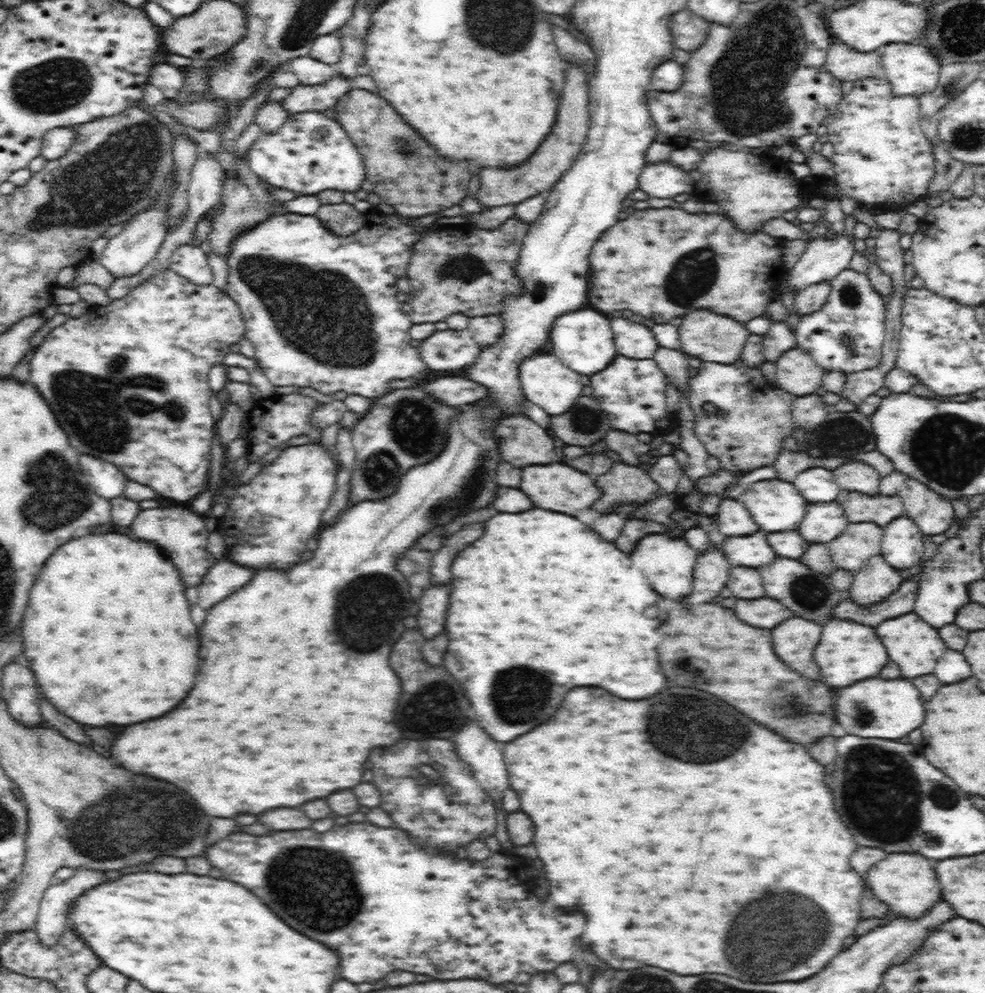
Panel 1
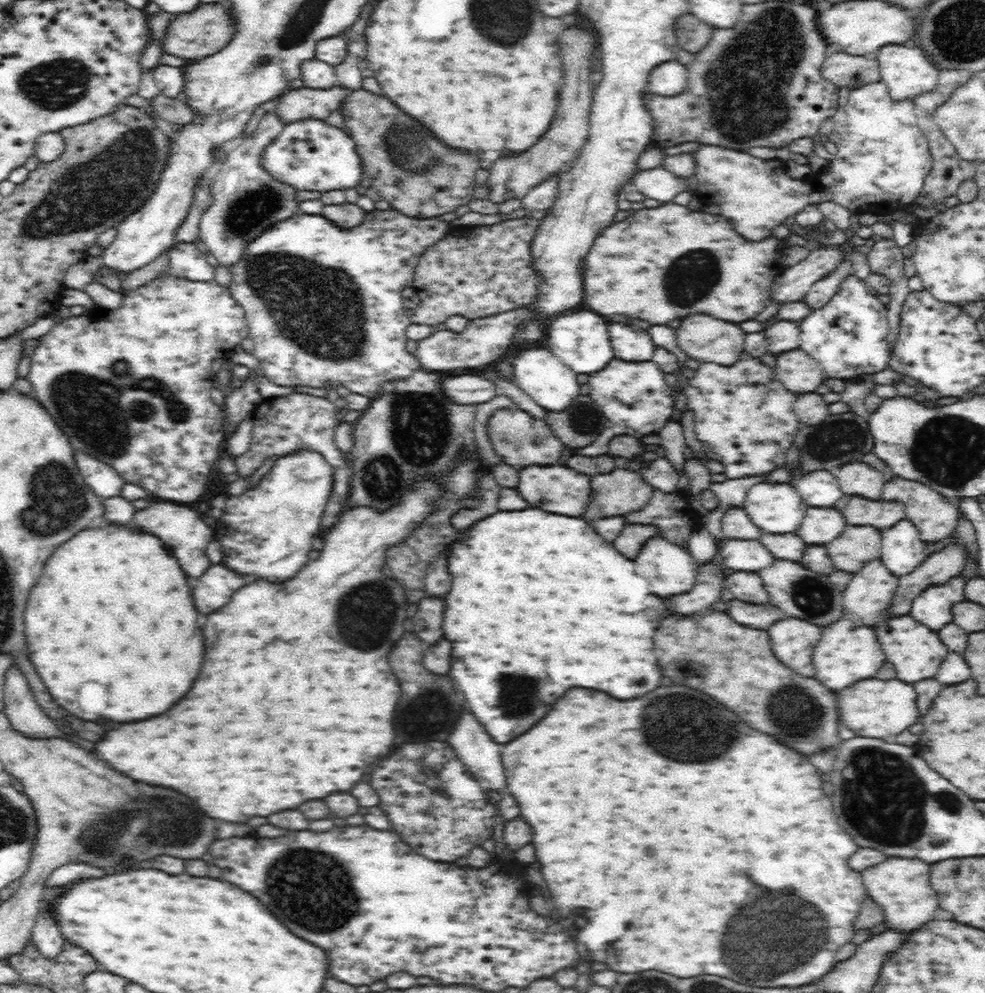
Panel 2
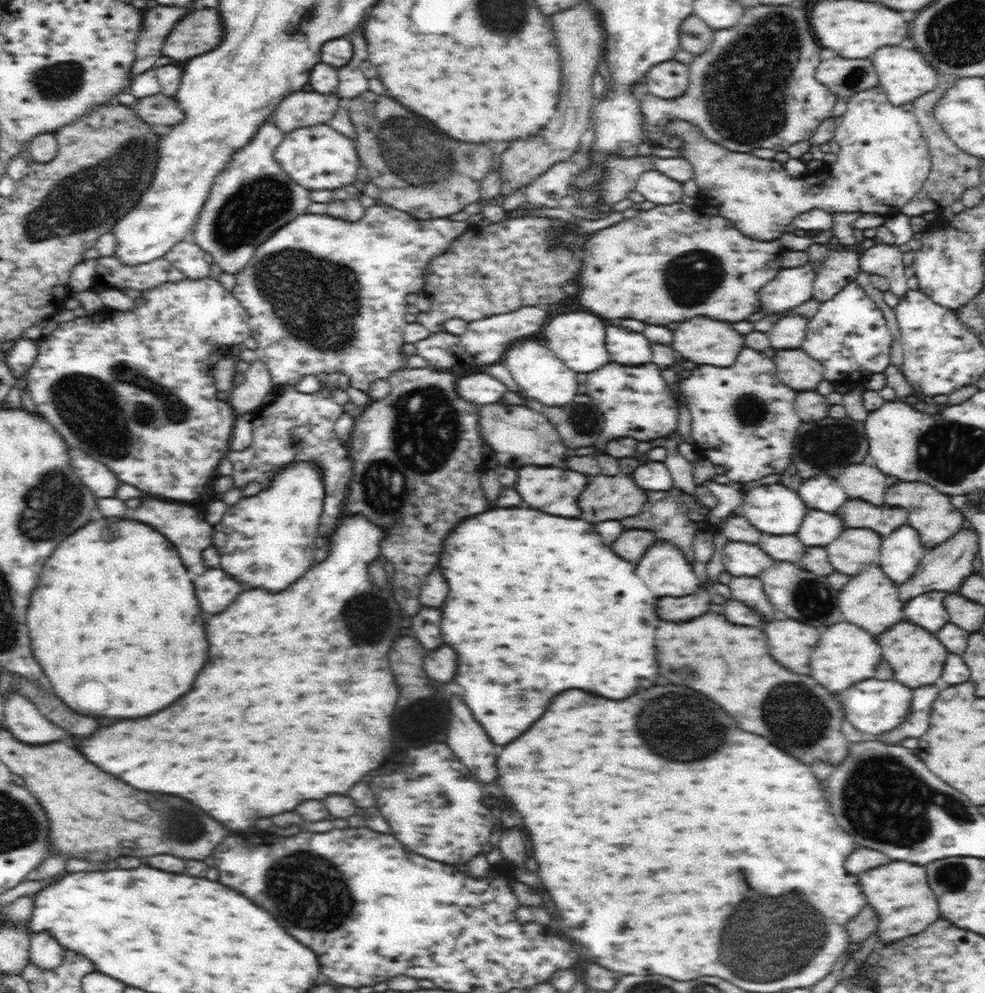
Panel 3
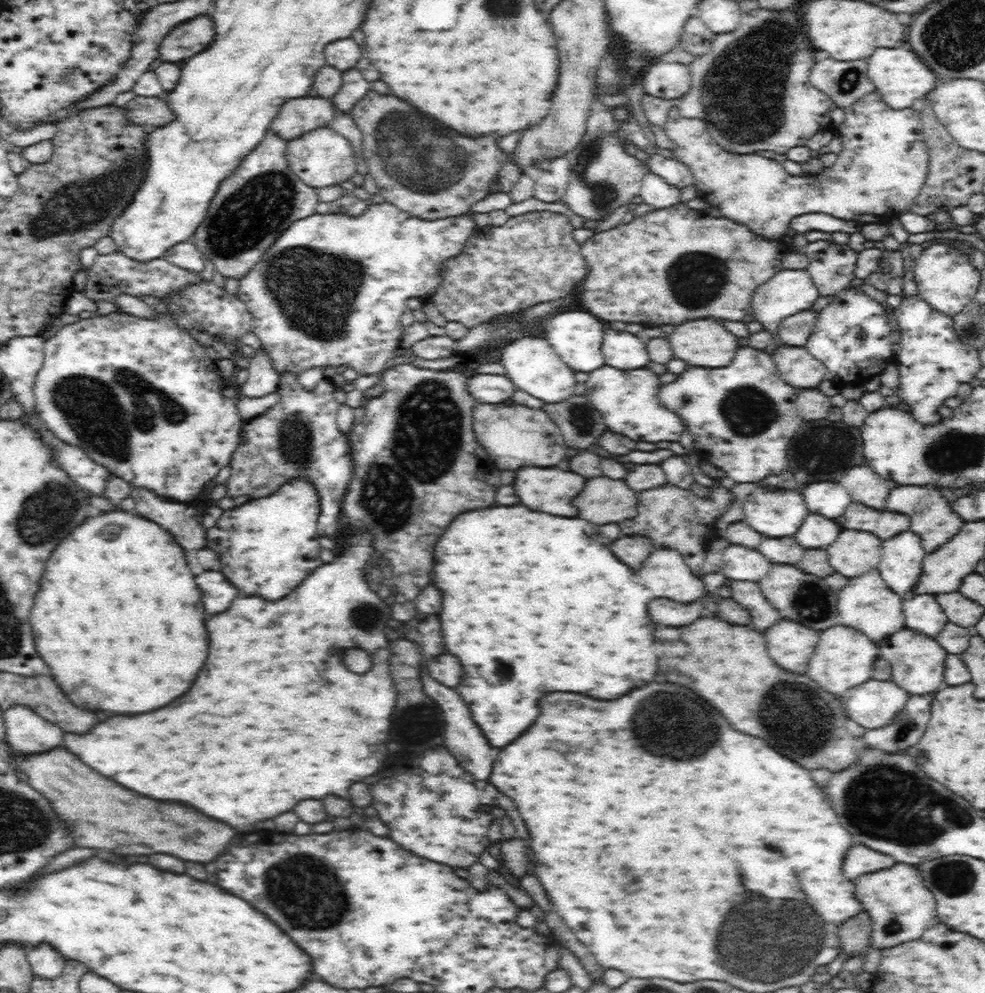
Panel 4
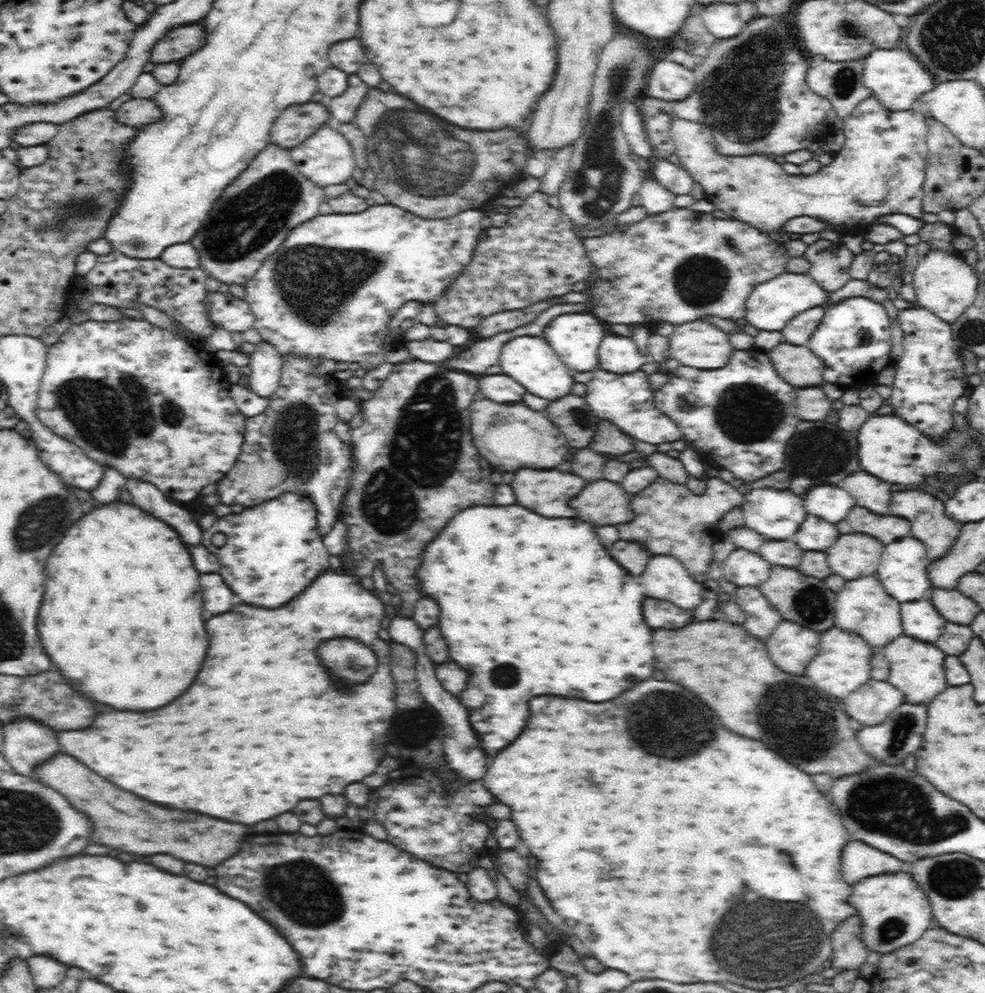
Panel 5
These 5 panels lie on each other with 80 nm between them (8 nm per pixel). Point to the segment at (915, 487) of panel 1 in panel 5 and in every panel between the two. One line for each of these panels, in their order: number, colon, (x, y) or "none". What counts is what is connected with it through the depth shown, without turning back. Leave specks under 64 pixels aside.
2: (935, 515)
3: (930, 512)
4: (930, 518)
5: (930, 525)

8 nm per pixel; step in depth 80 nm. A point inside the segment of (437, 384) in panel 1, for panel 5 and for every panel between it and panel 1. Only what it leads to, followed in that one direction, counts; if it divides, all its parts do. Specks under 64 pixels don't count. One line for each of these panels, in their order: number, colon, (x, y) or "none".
2: (464, 390)
3: (480, 389)
4: (486, 388)
5: (502, 389)

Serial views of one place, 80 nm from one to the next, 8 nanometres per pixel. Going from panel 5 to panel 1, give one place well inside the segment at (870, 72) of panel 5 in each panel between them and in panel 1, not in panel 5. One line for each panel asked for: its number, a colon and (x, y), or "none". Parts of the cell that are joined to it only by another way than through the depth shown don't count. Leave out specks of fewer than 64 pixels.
1: (911, 70)
2: (907, 72)
3: (904, 75)
4: (899, 76)

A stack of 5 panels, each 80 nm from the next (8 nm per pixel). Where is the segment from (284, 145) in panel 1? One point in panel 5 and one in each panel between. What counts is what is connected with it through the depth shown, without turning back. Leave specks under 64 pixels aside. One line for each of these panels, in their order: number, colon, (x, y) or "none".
2: (313, 155)
3: (318, 157)
4: (322, 157)
5: (326, 158)

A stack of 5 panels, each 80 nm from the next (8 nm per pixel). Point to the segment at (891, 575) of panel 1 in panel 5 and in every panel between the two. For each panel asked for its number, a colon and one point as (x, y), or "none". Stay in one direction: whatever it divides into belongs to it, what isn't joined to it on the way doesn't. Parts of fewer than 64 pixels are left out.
2: (868, 596)
3: (871, 600)
4: (866, 604)
5: (864, 607)

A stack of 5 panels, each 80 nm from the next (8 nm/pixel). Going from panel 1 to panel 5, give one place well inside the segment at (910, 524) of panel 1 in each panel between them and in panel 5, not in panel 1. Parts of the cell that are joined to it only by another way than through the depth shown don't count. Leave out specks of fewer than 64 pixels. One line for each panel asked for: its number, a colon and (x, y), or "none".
2: (902, 548)
3: (902, 551)
4: (903, 556)
5: (903, 572)

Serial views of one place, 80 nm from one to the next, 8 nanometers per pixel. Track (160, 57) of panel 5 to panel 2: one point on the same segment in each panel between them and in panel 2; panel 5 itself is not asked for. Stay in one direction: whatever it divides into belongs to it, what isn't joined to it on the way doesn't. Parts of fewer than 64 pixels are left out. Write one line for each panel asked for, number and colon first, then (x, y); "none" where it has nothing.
2: (200, 33)
3: (199, 31)
4: (185, 40)

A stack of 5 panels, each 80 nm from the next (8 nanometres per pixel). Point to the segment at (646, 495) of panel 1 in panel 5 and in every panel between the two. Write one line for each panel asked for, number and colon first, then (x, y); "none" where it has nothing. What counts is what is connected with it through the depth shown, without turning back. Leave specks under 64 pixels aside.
2: (622, 491)
3: (606, 497)
4: (603, 501)
5: (602, 502)

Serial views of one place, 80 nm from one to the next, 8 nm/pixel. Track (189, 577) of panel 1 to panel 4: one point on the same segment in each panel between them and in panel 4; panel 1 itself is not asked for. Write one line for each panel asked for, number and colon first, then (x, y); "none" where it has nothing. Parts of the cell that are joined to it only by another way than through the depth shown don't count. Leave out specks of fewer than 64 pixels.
2: (183, 529)
3: (187, 529)
4: (183, 521)

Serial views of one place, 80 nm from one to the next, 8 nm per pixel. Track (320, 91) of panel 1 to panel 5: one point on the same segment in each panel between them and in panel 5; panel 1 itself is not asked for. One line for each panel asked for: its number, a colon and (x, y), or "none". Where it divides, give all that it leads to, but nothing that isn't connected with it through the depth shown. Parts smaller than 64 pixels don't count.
2: (303, 103)
3: (303, 109)
4: (296, 117)
5: (295, 125)

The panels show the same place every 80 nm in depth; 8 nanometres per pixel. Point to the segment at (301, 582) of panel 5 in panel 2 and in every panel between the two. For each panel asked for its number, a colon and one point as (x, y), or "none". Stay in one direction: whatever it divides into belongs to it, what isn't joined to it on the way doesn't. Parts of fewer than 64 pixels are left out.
2: (287, 504)
3: (267, 540)
4: (267, 546)

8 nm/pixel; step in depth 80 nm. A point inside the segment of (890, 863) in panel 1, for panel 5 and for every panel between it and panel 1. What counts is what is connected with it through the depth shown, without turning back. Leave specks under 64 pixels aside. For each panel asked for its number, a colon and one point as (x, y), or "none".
2: (902, 887)
3: (898, 891)
4: (901, 908)
5: (895, 913)

